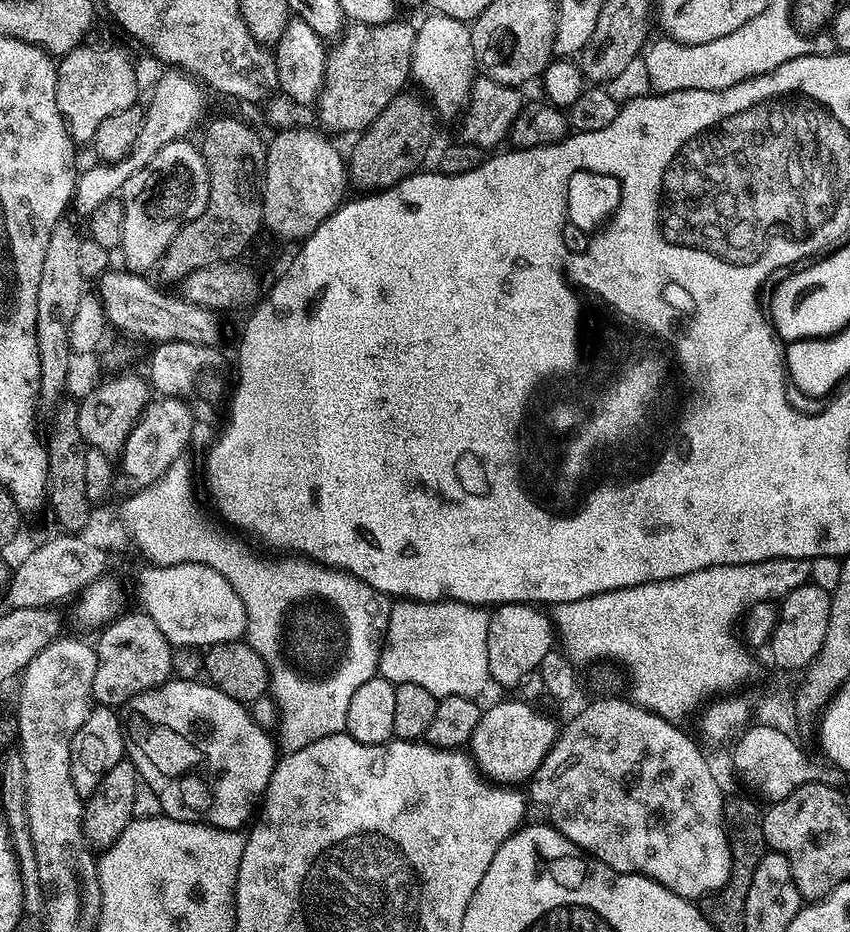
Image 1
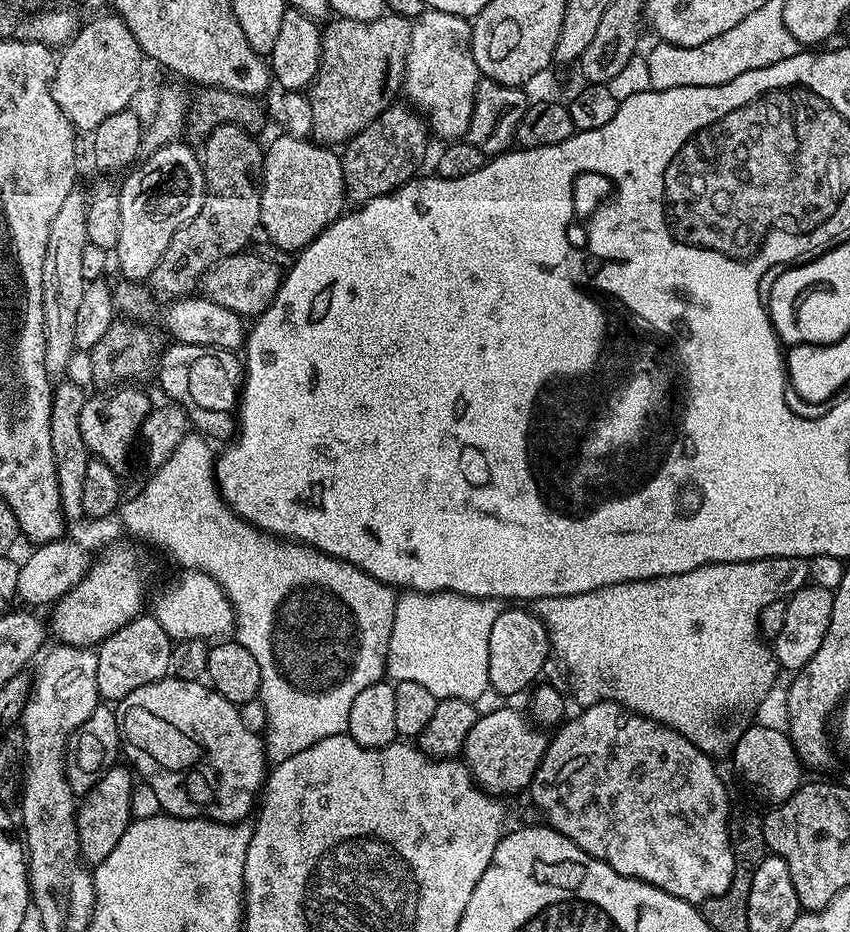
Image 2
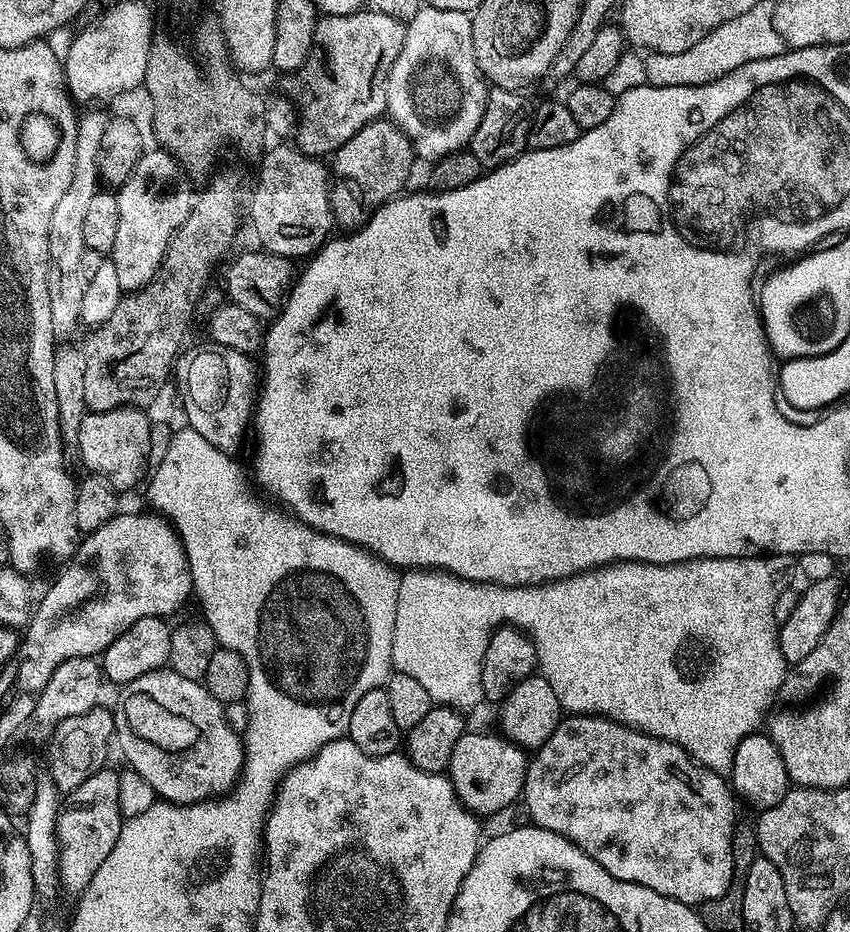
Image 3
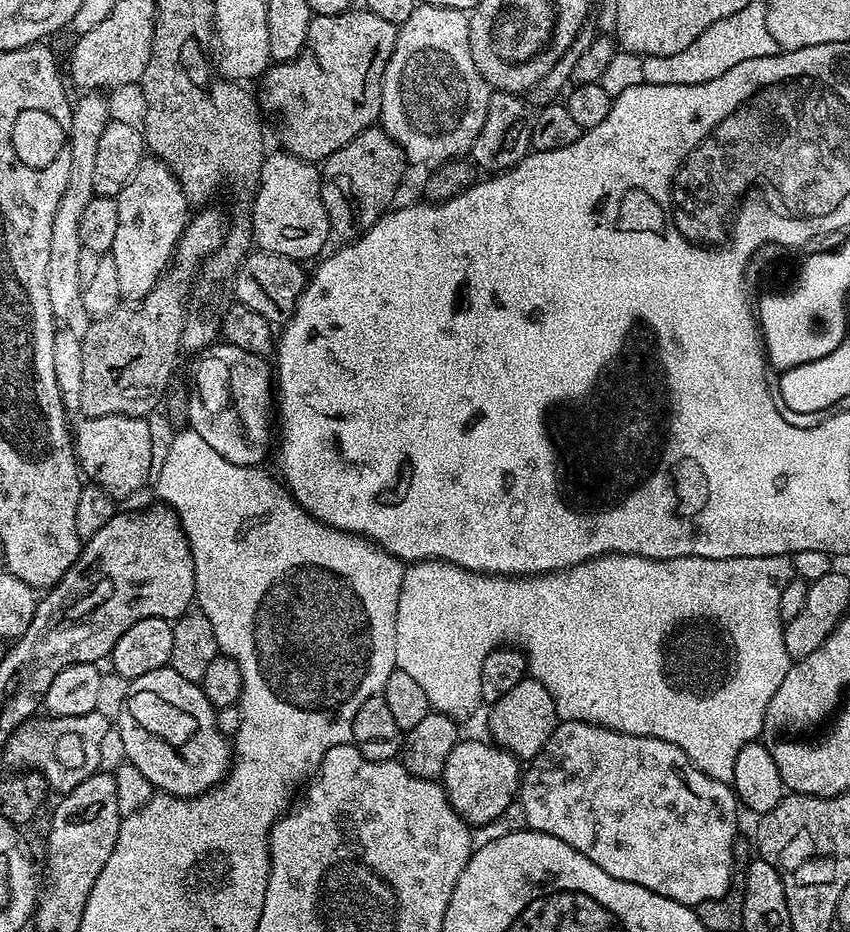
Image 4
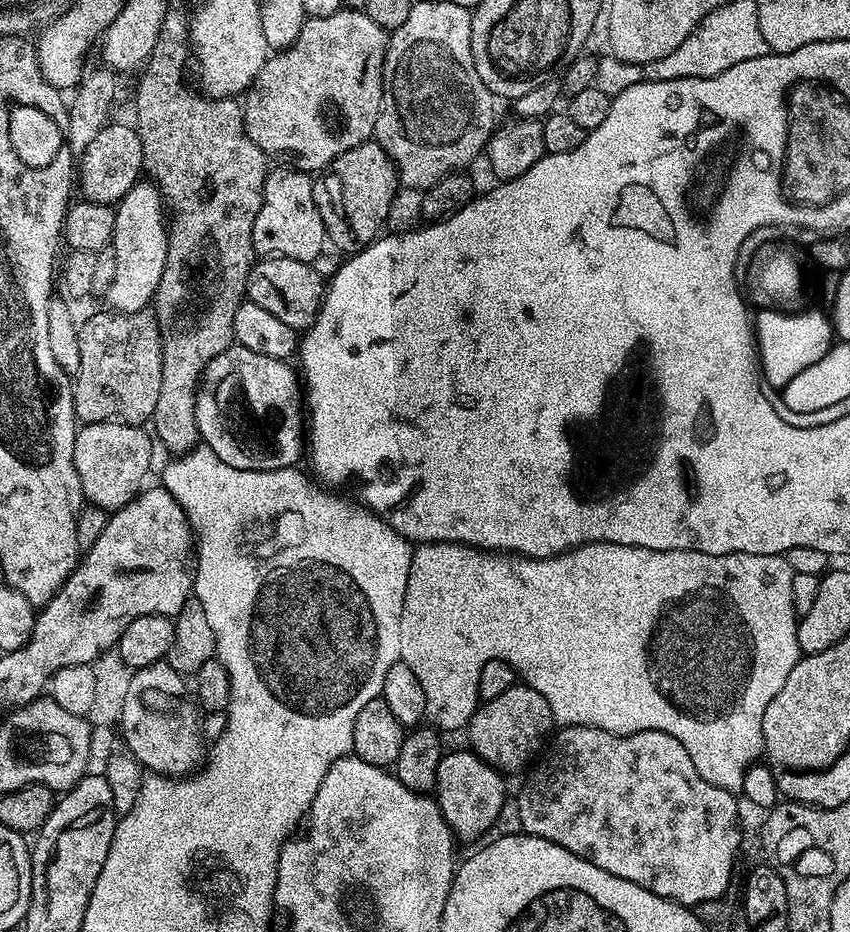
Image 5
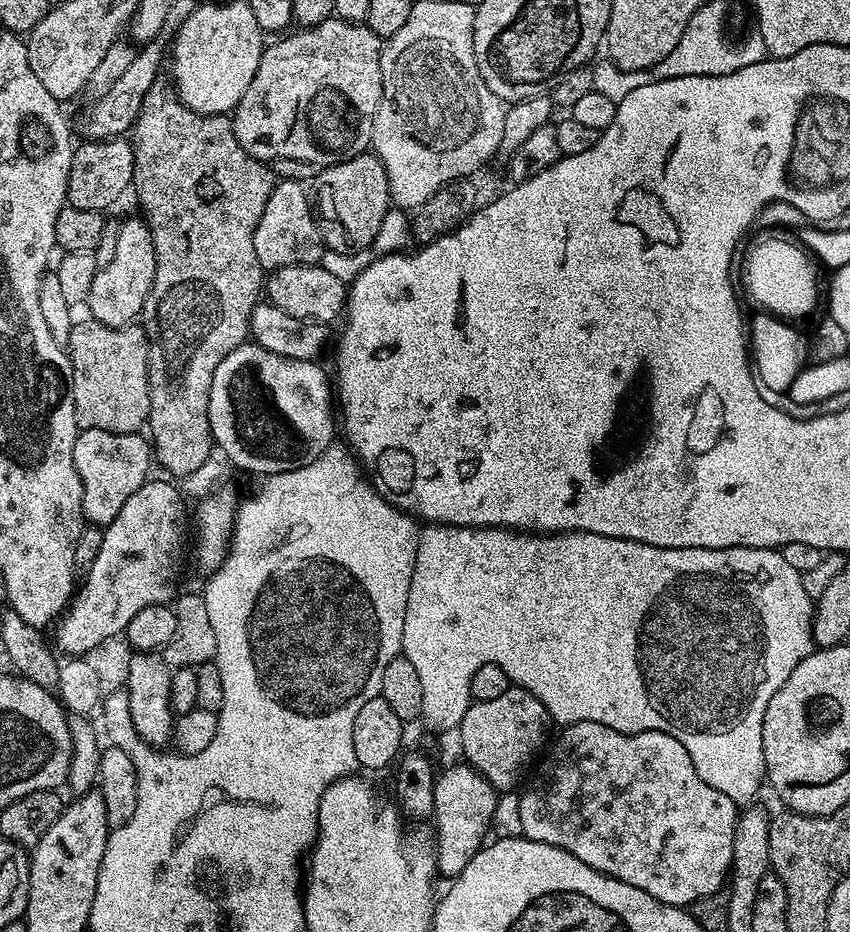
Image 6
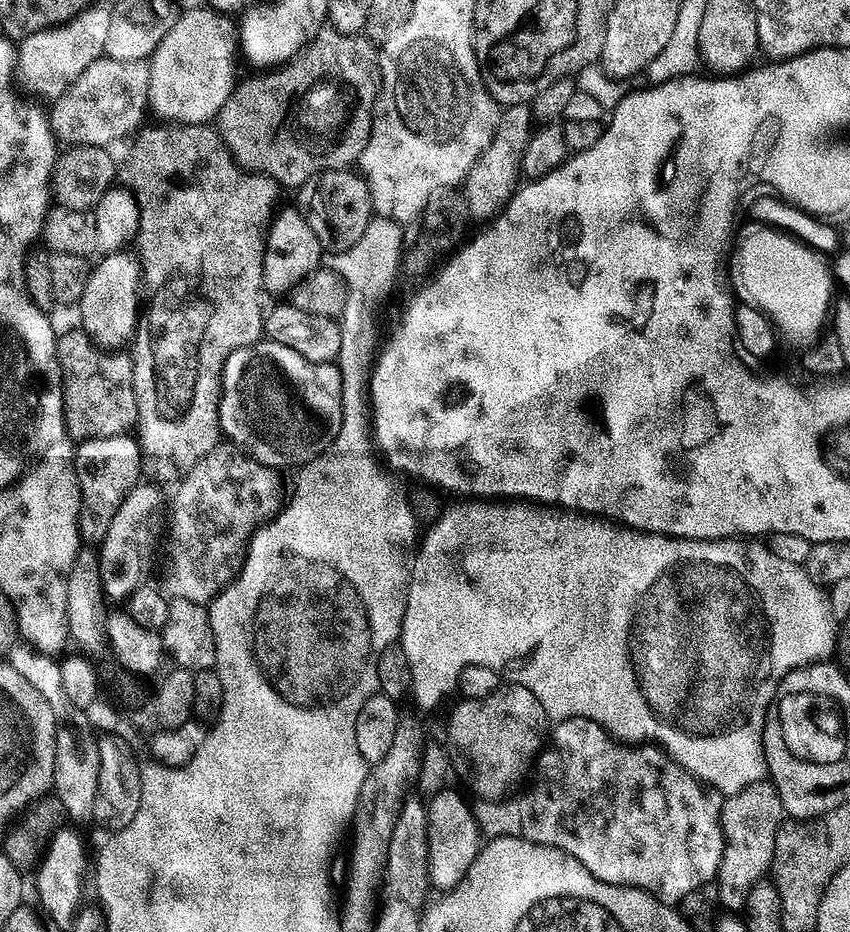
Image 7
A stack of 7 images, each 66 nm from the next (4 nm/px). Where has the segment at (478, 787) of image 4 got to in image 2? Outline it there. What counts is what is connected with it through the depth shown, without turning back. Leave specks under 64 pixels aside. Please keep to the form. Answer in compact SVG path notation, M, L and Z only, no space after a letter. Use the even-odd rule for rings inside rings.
M496 708L485 716L484 713L477 715L474 726L470 726L470 734L466 734L462 753L463 763L468 765L468 773L472 775L476 785L497 798L505 798L504 796L510 795L511 792L520 792L523 788L525 791L531 785L534 774L548 749L549 737L536 732L540 731L537 725L525 713L524 716L512 708Z

